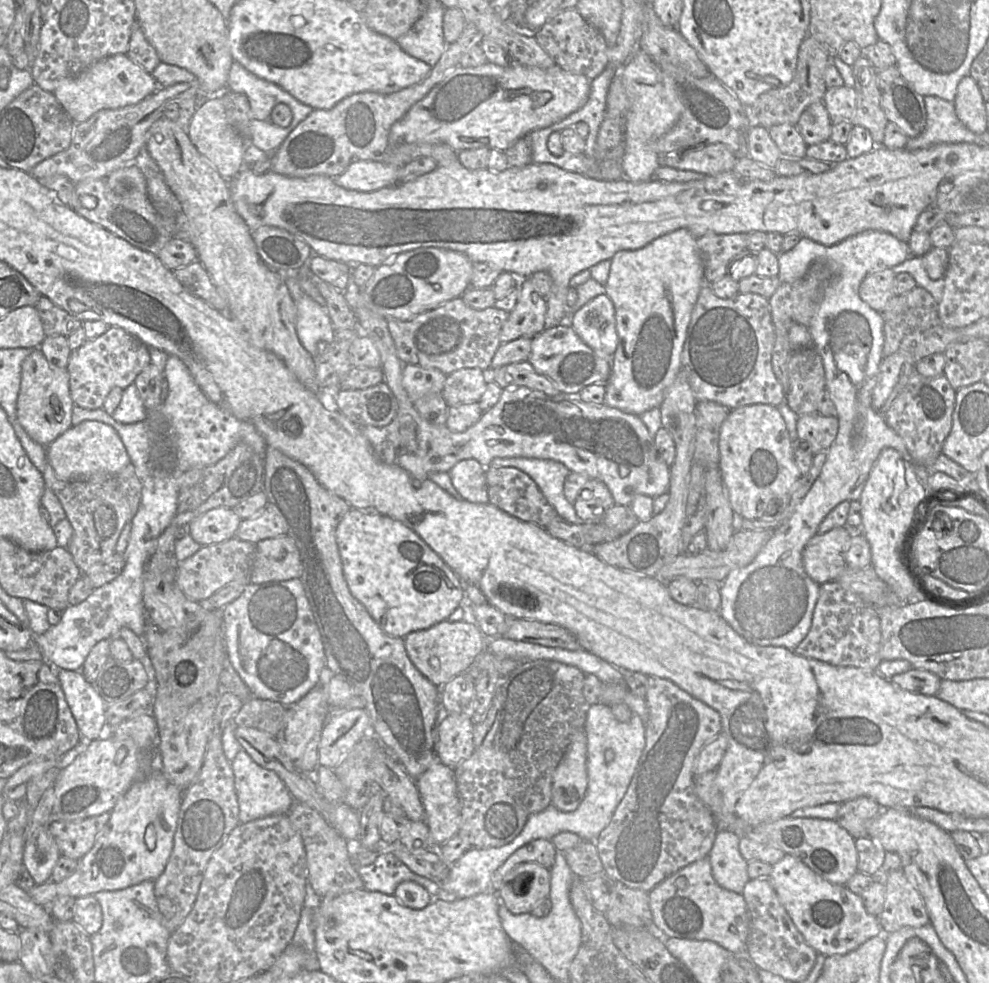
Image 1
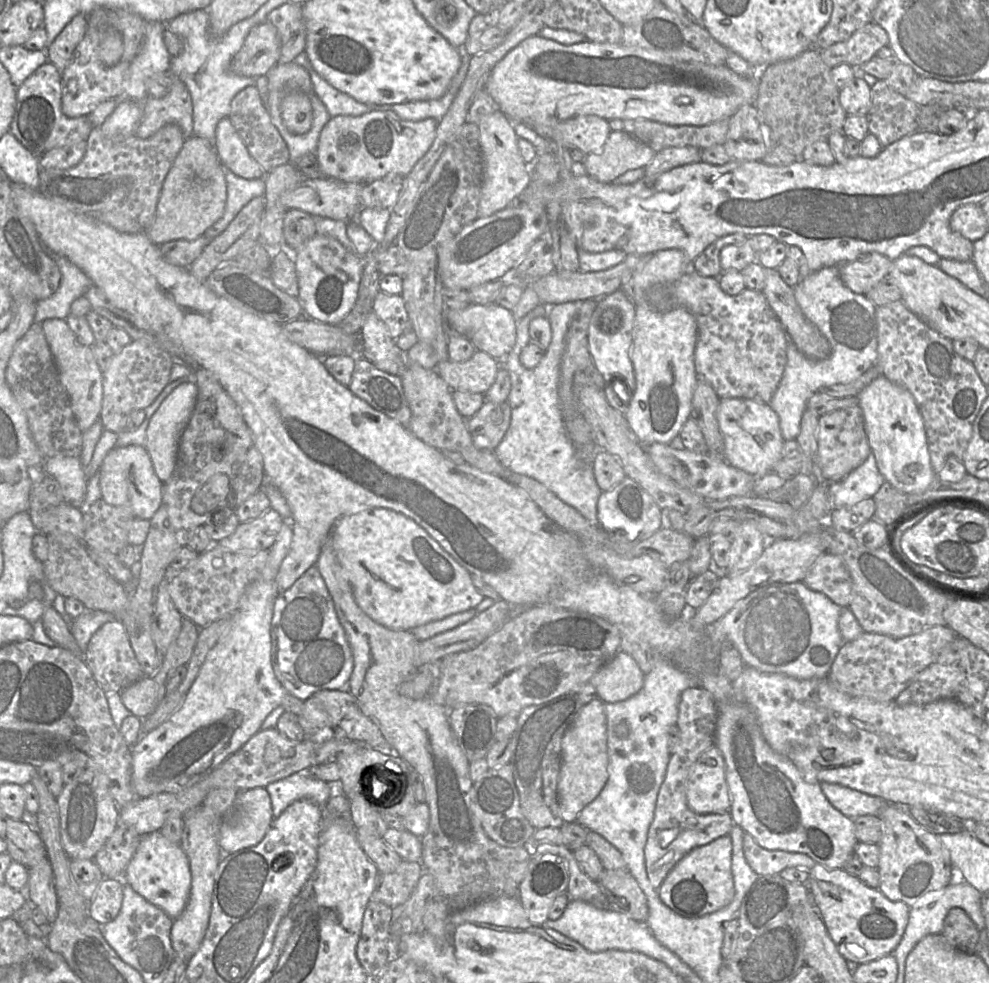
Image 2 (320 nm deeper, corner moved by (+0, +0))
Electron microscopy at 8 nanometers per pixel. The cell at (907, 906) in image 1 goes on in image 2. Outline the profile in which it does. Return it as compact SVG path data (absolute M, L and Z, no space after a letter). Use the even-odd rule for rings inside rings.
M888 803L878 815L884 827L879 842L880 875L878 889L891 901L902 901L909 907L928 892L939 890L952 881L954 875L949 851L933 833L919 824L909 813L910 806Z

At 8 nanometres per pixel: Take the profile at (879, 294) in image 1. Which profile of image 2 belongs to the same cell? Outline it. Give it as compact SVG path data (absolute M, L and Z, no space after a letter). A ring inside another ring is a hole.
M870 252L839 266L843 283L854 293L866 295L880 281L889 276L893 261L886 256Z

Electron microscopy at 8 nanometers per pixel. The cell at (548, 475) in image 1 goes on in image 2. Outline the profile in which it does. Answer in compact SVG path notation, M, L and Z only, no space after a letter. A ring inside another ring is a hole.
M583 301L555 305L540 303L518 320L516 343L510 353L499 360L511 378L511 391L507 399L511 407L511 422L504 438L493 452L506 468L537 480L563 502L575 508L589 523L599 524L597 502L602 490L595 481L591 462L579 454L566 433L558 394L566 335L582 303ZM540 316L548 317L552 340L539 364L528 369L521 363L521 352L531 342L530 322Z

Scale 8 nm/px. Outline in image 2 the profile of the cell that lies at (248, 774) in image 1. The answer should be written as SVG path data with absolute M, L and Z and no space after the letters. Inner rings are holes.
M308 768L272 782L265 789L271 798L273 817L277 818L289 805L300 799L308 799L324 806L337 790L337 785L319 780Z

